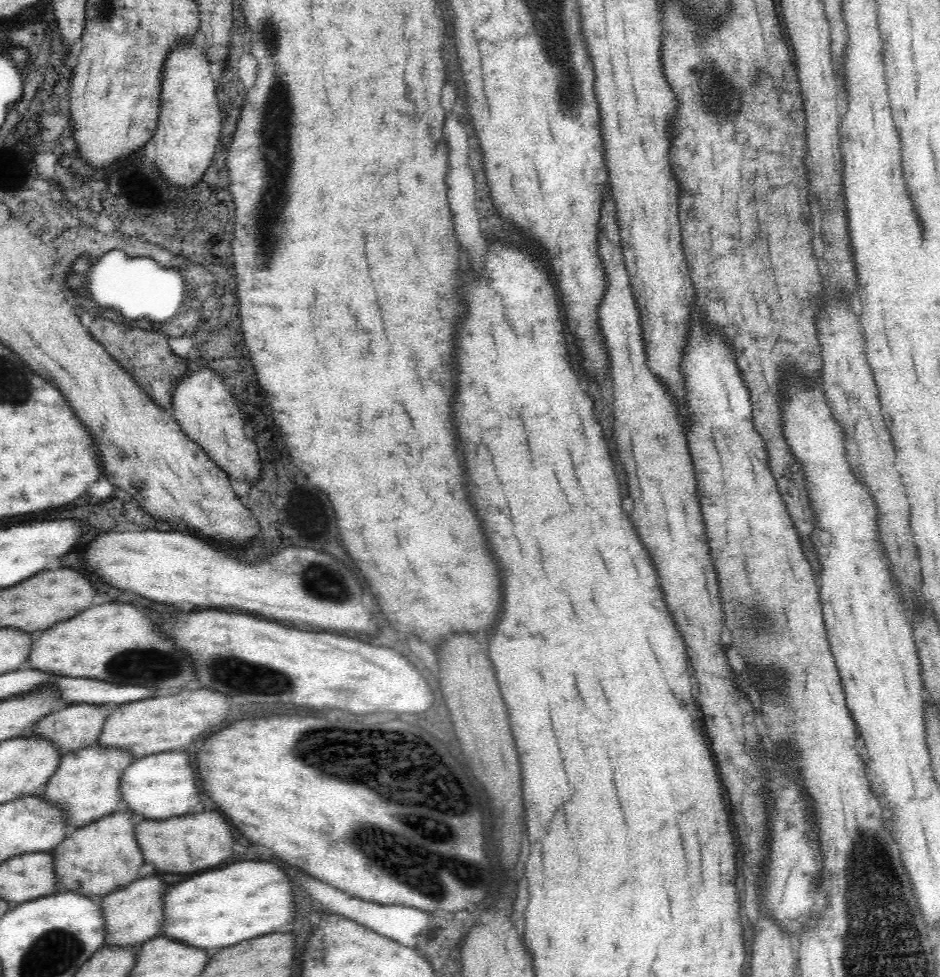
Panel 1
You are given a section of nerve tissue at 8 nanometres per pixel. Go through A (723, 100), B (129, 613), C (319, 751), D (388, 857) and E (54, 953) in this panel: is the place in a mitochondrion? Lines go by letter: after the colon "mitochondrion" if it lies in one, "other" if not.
A: mitochondrion
B: other
C: mitochondrion
D: mitochondrion
E: mitochondrion

